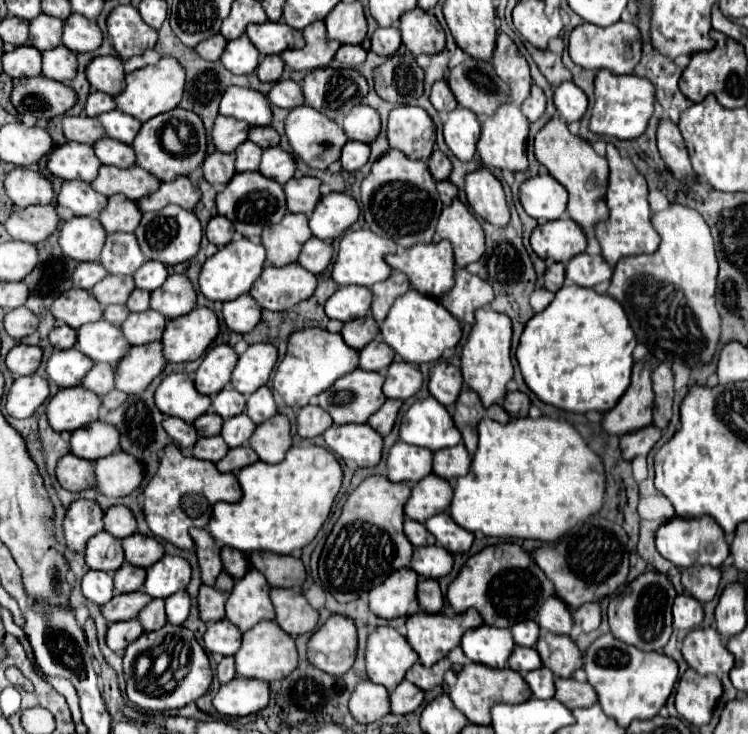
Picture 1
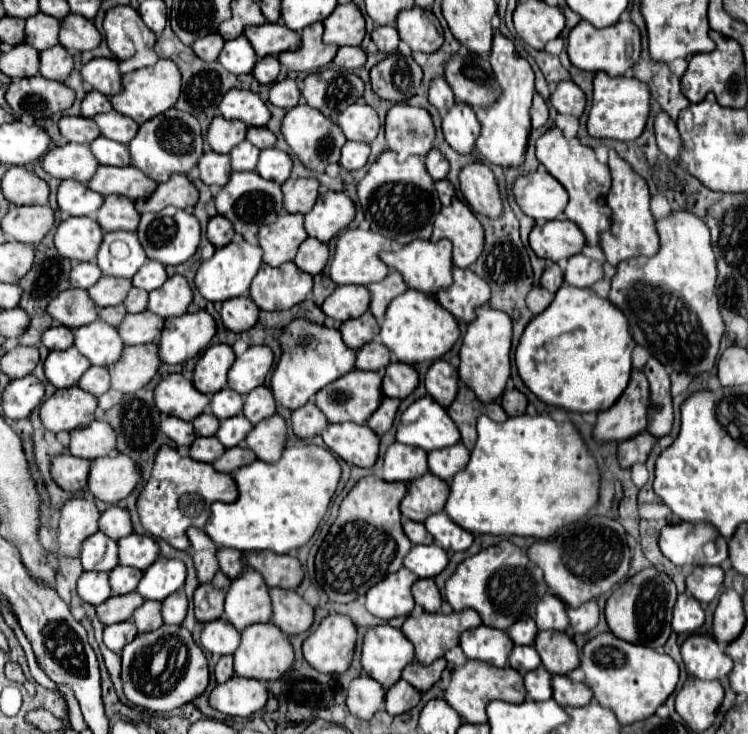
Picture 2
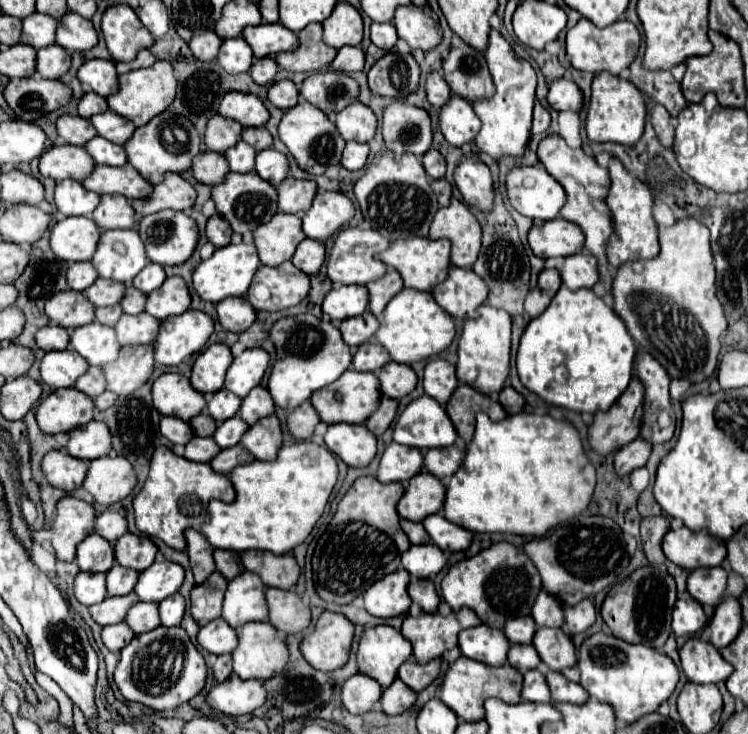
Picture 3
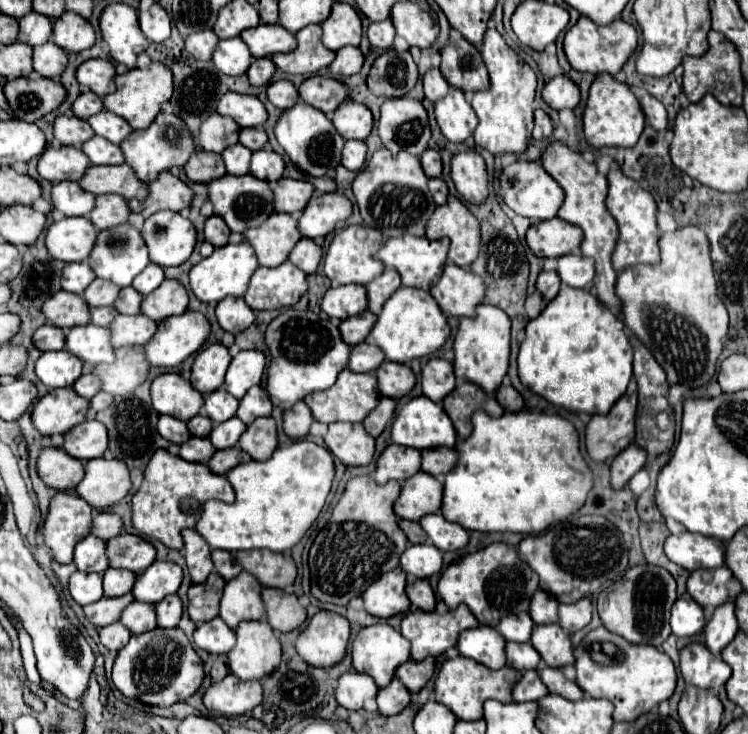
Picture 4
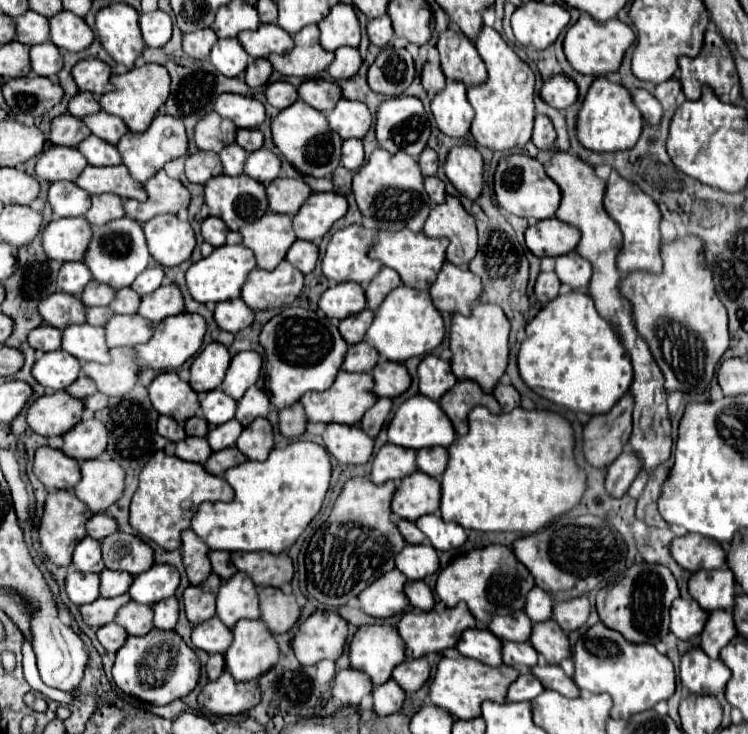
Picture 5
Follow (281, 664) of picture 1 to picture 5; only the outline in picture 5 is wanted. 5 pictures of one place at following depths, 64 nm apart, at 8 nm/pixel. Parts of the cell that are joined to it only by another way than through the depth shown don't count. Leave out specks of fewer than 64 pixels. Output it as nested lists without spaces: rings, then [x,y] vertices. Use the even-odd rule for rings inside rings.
[[[238,620],[236,626],[232,628],[232,634],[234,634],[234,640],[232,640],[232,644],[224,656],[226,658],[226,670],[232,674],[232,678],[254,680],[260,674],[264,674],[266,670],[270,670],[272,664],[278,662],[278,654],[280,654],[278,644],[262,620]]]

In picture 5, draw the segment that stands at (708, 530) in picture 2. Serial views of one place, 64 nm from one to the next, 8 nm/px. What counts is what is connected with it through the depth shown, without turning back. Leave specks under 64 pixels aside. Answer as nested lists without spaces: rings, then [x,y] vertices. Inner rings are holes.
[[[686,534],[686,536],[674,538],[672,556],[684,570],[690,570],[690,572],[718,570],[718,568],[724,566],[724,550],[720,548],[720,544],[716,540],[712,540],[712,538],[704,538],[702,534]]]

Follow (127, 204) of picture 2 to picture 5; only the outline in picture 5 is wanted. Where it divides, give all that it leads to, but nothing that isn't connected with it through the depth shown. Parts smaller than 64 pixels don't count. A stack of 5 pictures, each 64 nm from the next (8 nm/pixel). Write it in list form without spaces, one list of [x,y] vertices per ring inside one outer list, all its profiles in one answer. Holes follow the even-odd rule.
[[[98,194],[92,196],[92,206],[86,212],[86,220],[92,226],[100,226],[104,222],[116,220],[124,216],[124,208],[122,208],[122,198],[116,194]]]

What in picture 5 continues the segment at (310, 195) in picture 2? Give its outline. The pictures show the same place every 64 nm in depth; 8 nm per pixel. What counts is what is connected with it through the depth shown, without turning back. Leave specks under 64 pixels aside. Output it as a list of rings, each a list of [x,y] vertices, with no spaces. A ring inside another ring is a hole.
[[[276,178],[266,186],[266,194],[272,212],[294,216],[310,196],[310,186],[300,178]]]

